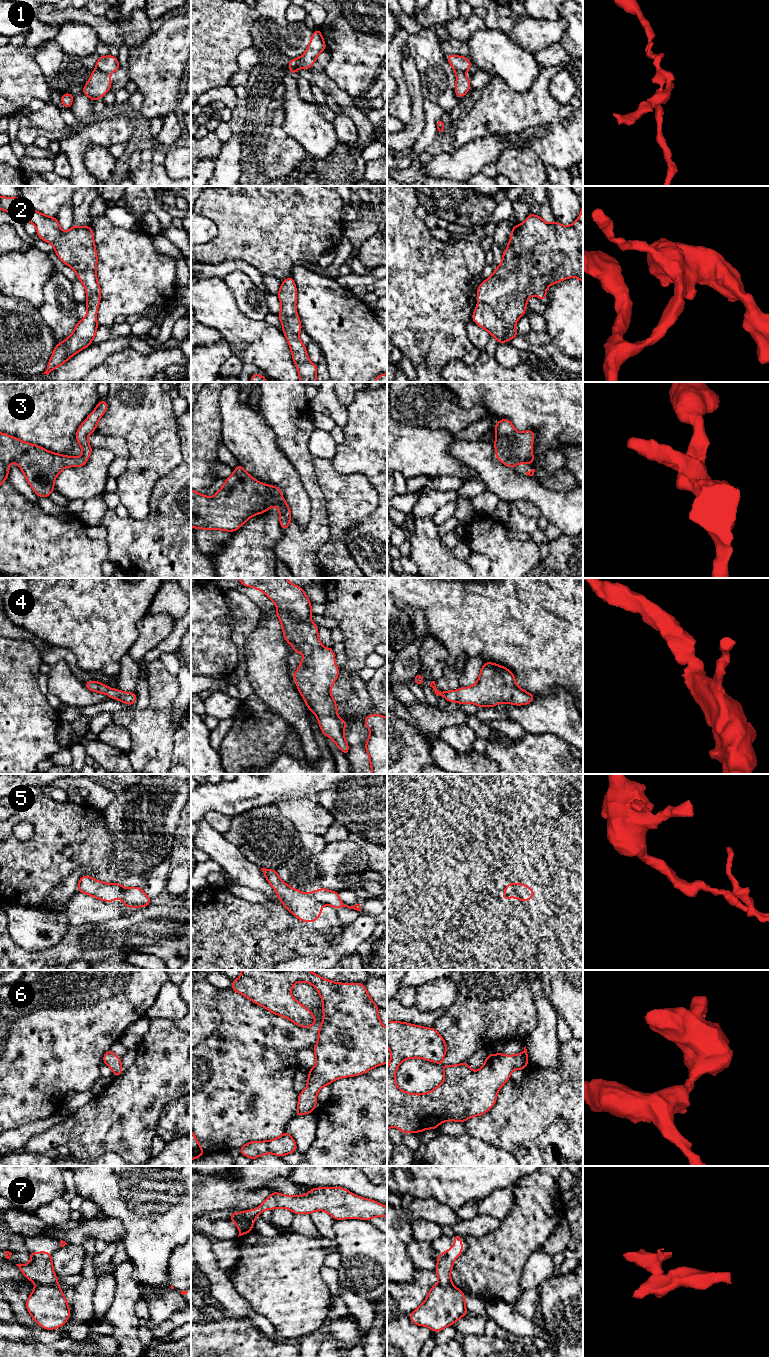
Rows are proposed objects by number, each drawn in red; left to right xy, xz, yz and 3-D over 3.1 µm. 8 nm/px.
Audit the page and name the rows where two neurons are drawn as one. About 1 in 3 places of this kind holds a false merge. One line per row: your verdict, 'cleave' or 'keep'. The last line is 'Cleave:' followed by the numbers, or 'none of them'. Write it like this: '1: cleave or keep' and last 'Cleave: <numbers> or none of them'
1: cleave
2: keep
3: keep
4: keep
5: cleave
6: keep
7: cleave
Cleave: 1, 5, 7

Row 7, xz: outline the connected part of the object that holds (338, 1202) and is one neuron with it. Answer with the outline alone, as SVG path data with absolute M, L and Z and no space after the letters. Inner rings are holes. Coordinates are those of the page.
M342 1187L312 1188L305 1195L283 1195L272 1192L256 1209L244 1212L233 1212L230 1220L234 1223L249 1223L250 1227L239 1228L239 1236L253 1231L252 1225L256 1216L267 1209L286 1208L294 1214L321 1210L327 1212L335 1220L364 1219L369 1221L373 1217L387 1217L387 1207L372 1199L359 1197Z

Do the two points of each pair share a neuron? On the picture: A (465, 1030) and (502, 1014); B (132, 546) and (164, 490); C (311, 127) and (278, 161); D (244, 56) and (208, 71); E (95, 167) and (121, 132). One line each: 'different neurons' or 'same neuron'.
A: same neuron
B: same neuron
C: different neurons
D: different neurons
E: different neurons

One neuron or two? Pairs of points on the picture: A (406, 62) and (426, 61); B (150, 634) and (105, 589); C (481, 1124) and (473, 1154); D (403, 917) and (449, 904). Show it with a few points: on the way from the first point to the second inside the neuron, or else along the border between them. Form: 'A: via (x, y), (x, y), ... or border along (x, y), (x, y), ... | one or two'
A: border along (410, 53), (418, 71), (420, 85) | two
B: border along (146, 613), (136, 623), (137, 637), (132, 644) | two
C: border along (466, 1133), (498, 1149) | two
D: border along (445, 880), (446, 896), (441, 903) | two

